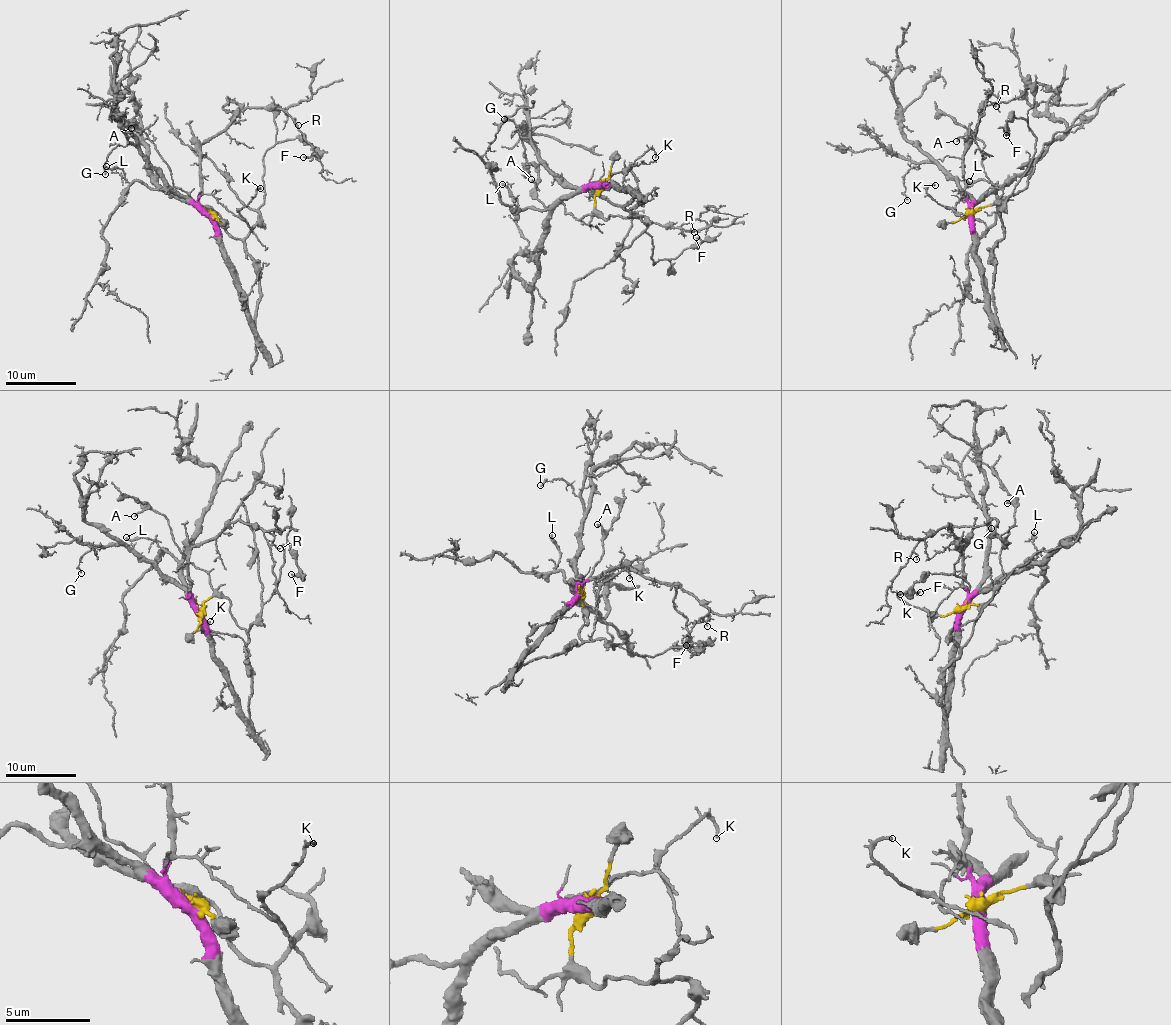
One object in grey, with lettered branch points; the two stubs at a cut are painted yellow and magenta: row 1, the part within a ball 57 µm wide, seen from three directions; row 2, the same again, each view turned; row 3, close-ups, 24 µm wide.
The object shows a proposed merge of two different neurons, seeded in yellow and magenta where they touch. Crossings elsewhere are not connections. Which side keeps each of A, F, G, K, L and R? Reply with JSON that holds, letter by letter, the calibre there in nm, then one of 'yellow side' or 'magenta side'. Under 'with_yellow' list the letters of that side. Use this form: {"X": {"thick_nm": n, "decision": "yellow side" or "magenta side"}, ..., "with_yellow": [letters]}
{"A": {"thick_nm": 200, "decision": "yellow side"}, "F": {"thick_nm": 180, "decision": "yellow side"}, "G": {"thick_nm": 130, "decision": "magenta side"}, "K": {"thick_nm": 180, "decision": "magenta side"}, "L": {"thick_nm": 140, "decision": "magenta side"}, "R": {"thick_nm": 100, "decision": "magenta side"}, "with_yellow": ["A", "F"]}

